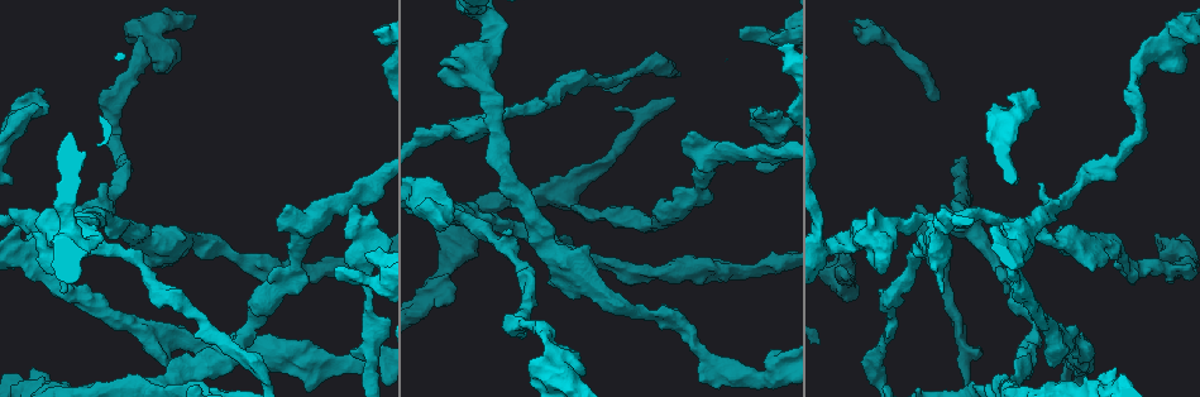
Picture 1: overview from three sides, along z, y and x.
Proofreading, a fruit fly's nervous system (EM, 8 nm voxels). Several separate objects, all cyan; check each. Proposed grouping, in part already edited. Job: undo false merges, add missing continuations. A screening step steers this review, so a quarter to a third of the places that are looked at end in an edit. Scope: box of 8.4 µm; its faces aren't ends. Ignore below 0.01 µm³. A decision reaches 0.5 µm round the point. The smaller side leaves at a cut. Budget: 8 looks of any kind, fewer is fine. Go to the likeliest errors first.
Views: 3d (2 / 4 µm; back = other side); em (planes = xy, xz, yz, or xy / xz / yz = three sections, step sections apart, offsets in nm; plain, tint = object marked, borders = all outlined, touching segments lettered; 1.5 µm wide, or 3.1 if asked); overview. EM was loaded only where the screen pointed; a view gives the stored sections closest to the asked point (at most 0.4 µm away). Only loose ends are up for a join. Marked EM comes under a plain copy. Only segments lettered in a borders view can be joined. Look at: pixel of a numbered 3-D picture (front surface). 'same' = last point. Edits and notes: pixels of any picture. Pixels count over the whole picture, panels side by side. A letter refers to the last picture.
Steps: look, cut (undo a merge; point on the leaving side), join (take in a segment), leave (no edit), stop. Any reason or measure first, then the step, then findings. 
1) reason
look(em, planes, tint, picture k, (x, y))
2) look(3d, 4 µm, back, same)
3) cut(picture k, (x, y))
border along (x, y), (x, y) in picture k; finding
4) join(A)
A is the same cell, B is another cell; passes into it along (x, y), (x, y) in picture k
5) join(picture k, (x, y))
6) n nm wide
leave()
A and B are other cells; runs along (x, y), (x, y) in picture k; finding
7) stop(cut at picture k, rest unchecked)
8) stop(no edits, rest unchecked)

sharp bend
look(em, planes, tint, picture 1, (484, 124))

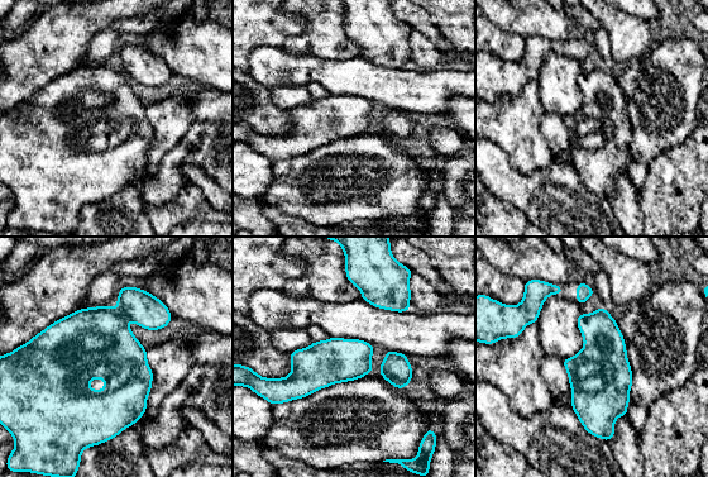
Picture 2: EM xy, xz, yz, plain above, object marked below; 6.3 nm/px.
see the neighbours
look(em, planes, borders, same)

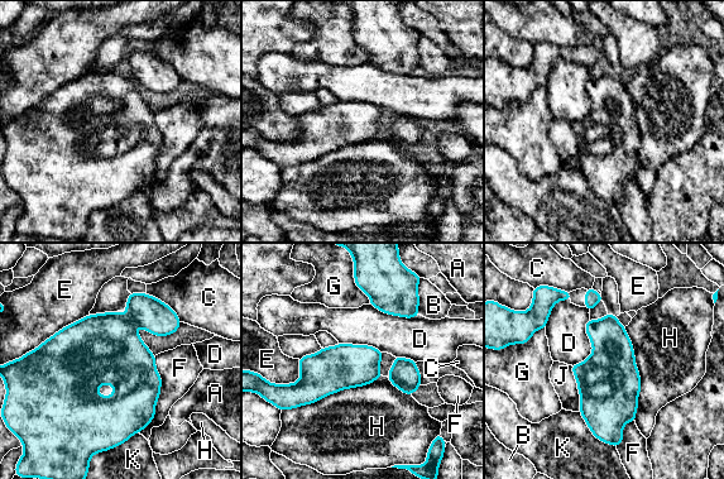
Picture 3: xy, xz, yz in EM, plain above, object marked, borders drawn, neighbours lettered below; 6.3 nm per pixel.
cut(picture 3, (105, 348))
A, B, C, D, E, F, G, H, J and K are other cells; border along (126, 316), (135, 324) in picture 3; a second neuron is stuck on

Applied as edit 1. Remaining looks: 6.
look(overview)

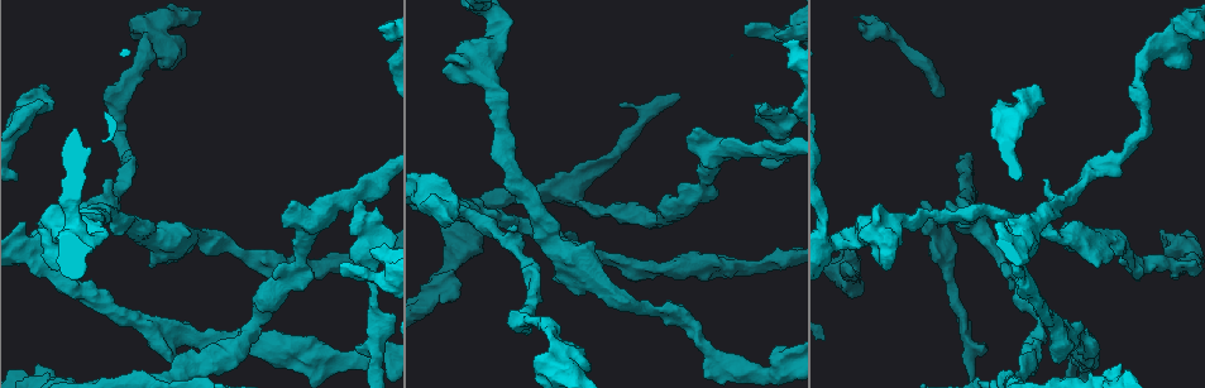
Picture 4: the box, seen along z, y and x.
look(3d, 4 µm, picture 4, (109, 181))

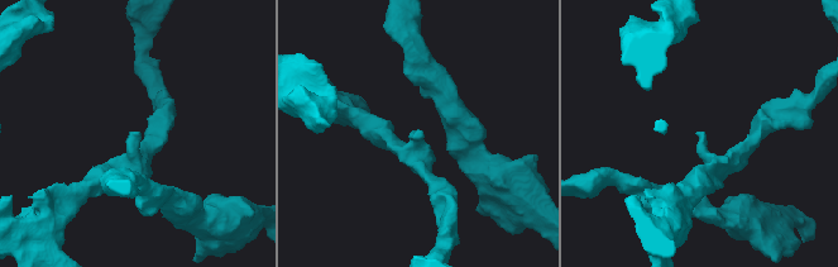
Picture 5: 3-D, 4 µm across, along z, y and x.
look(em, xy, step 4, tint, picture 5, (421, 134))

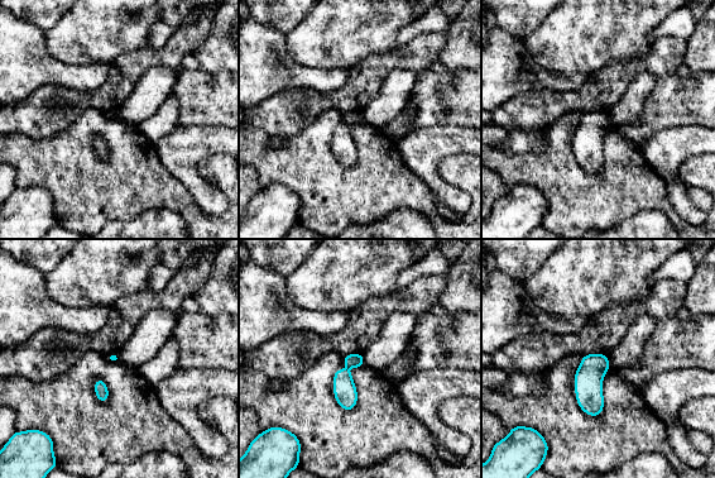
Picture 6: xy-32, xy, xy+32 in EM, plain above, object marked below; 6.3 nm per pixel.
look(em, planes, borders, same)

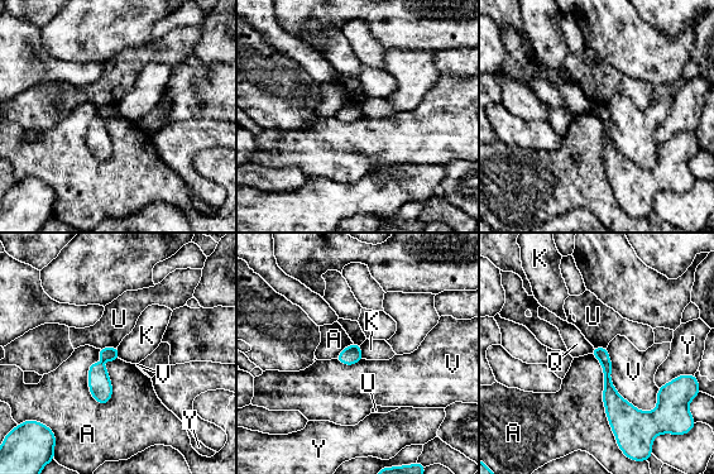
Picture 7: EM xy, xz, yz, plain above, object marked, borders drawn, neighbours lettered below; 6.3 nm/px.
leave()
A, K, Q, U, V and Y are other cells; border along (359, 345), (364, 358) in picture 7; none of them fits

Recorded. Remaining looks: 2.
branch stops here
look(em, planes, borders, picture 4, (1035, 87))

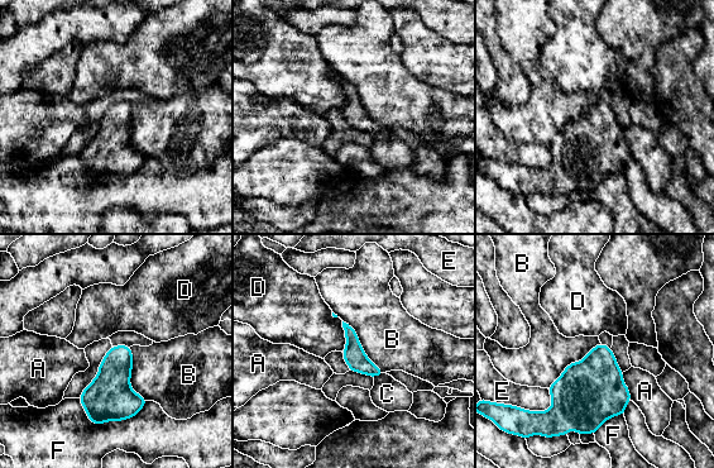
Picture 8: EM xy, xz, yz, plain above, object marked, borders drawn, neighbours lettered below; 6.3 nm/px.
join(C)
C is the same cell, A, B, D, E and F are other cells; passes into it along (354, 354), (379, 375), (387, 394) in picture 8; the neuron continues

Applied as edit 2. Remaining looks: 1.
thick end
look(em, planes, borders, picture 4, (1095, 267))

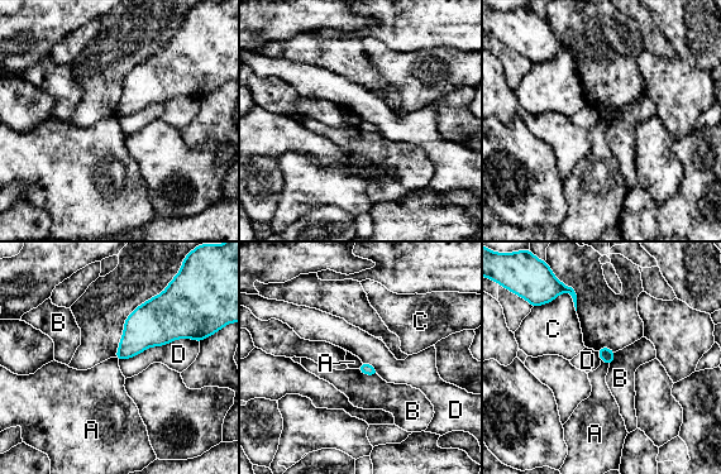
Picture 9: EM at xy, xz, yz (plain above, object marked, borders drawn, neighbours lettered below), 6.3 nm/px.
leave()
A, B, C and D are other cells; none of them fits

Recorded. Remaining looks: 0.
stop(cut at picture 3, join at picture 8, rest unchecked)

